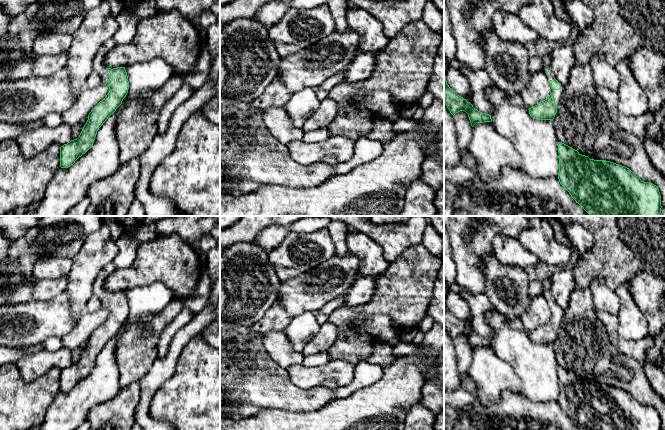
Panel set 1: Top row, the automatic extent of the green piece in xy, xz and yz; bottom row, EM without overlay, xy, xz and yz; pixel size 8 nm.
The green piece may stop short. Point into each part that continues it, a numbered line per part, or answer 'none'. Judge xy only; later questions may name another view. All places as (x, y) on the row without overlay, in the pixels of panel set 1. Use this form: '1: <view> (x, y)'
1: xy (98, 287)

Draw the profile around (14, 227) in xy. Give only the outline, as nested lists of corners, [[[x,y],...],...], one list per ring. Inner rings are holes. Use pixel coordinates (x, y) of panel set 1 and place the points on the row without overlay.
[[[0,216],[0,232],[11,241],[22,238],[37,226],[44,216]]]

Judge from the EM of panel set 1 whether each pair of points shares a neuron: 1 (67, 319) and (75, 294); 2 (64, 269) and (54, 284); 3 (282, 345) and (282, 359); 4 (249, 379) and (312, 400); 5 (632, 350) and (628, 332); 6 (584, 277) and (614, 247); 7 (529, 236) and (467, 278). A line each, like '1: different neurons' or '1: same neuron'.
1: different neurons
2: different neurons
3: same neuron
4: same neuron
5: different neurons
6: same neuron
7: different neurons

